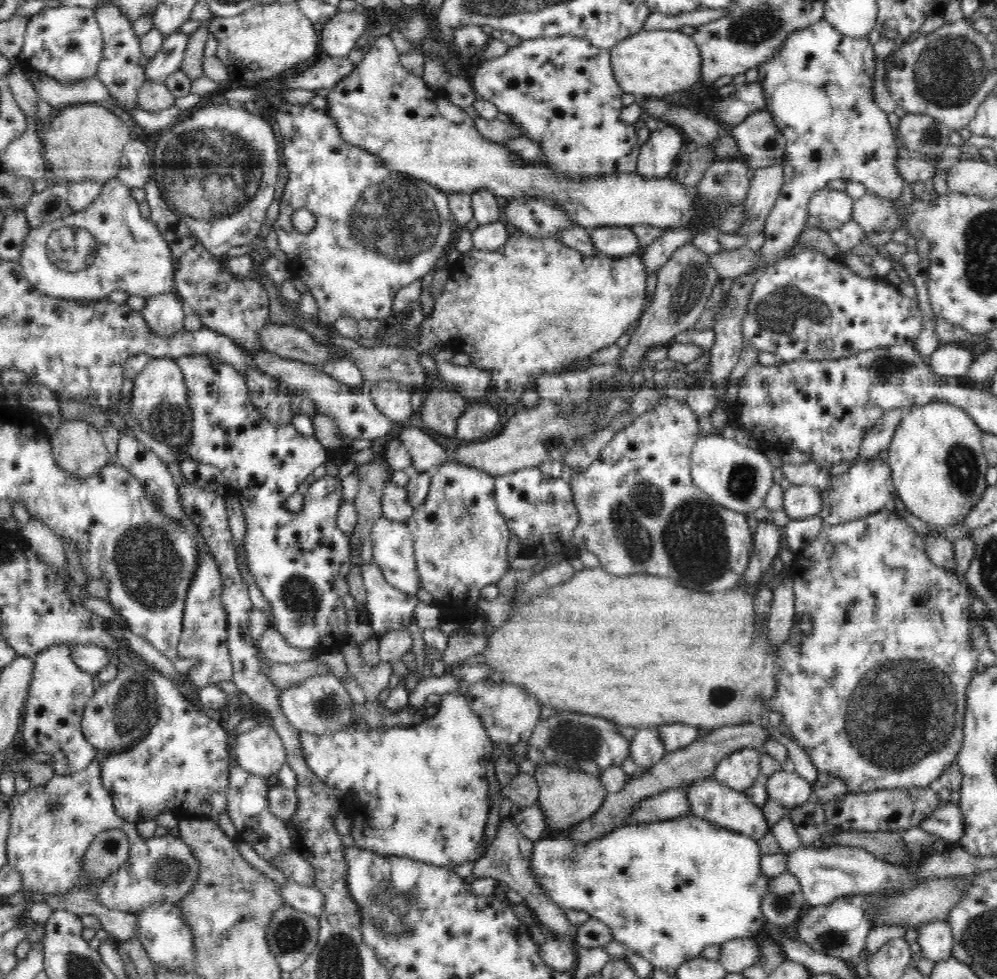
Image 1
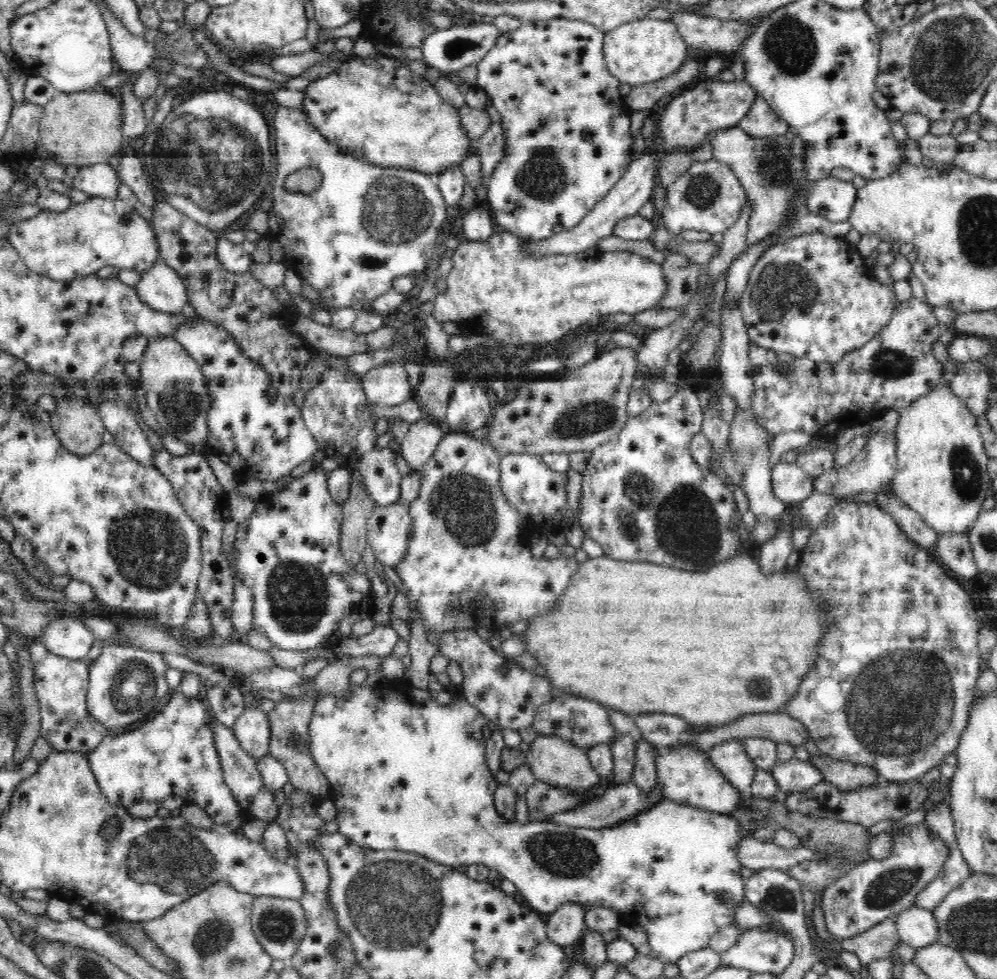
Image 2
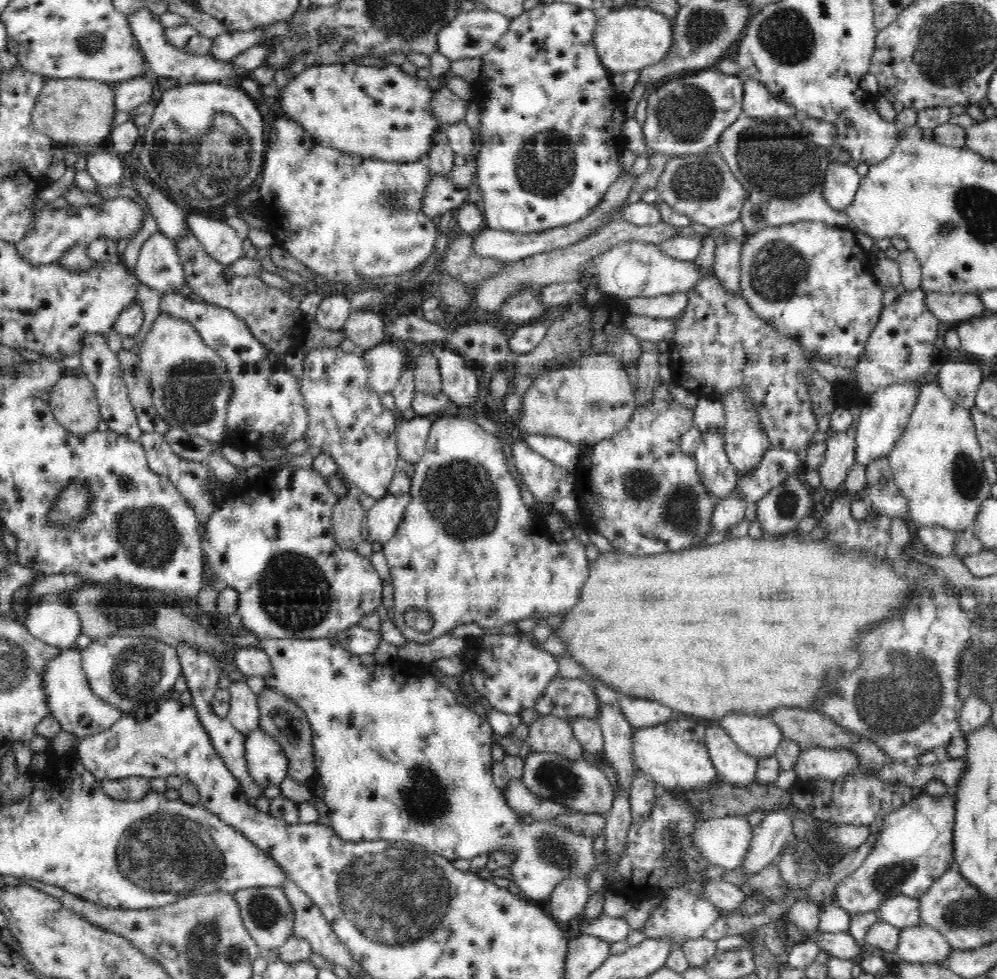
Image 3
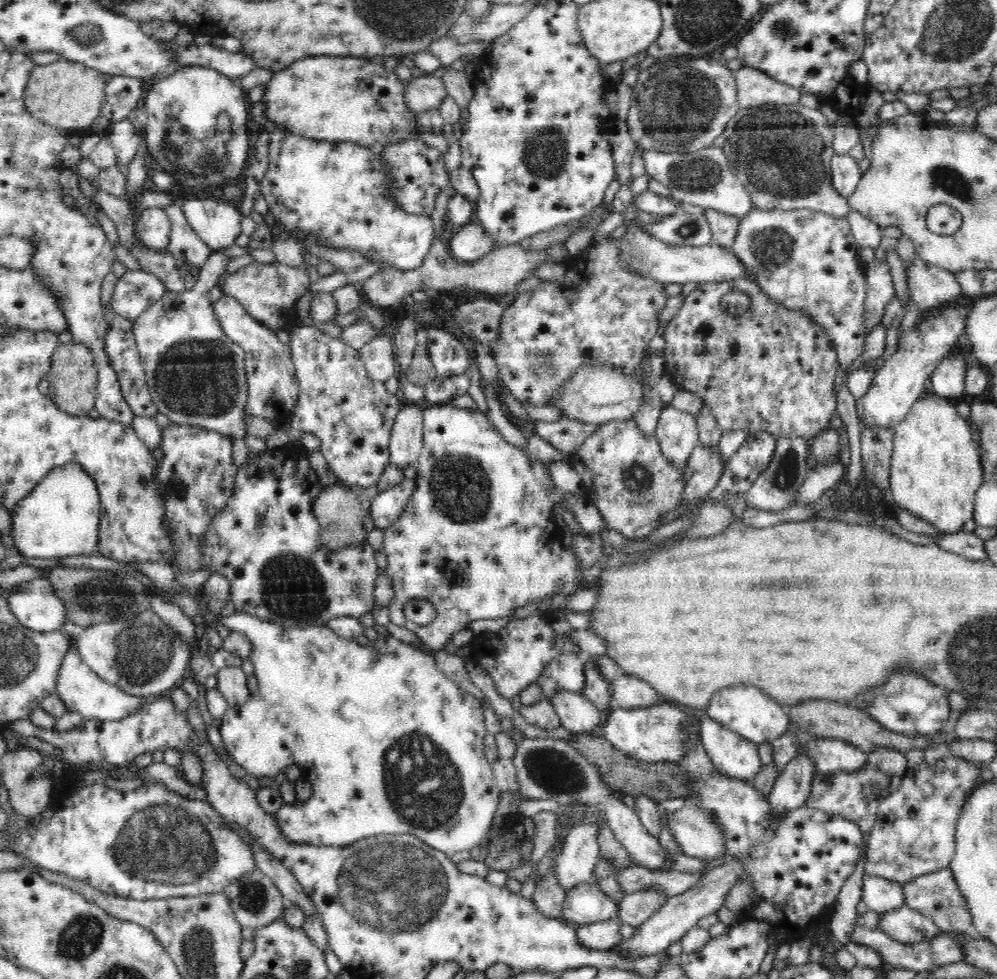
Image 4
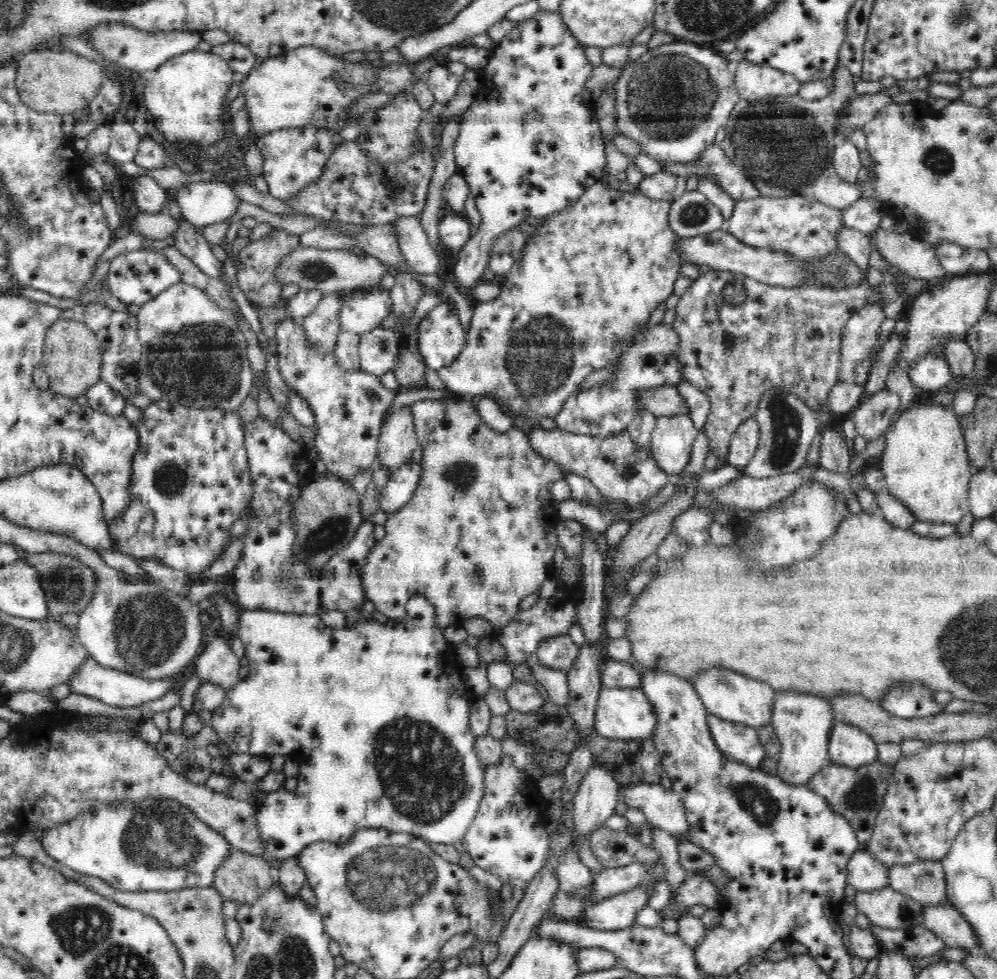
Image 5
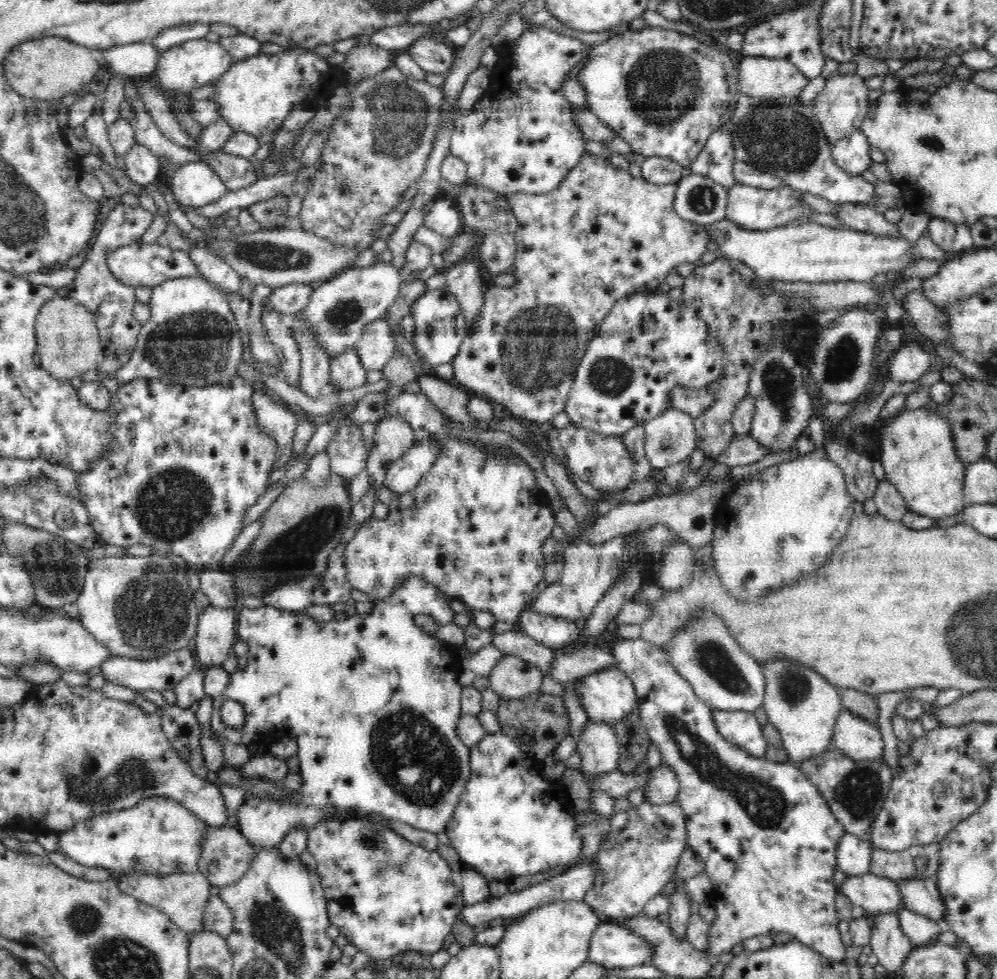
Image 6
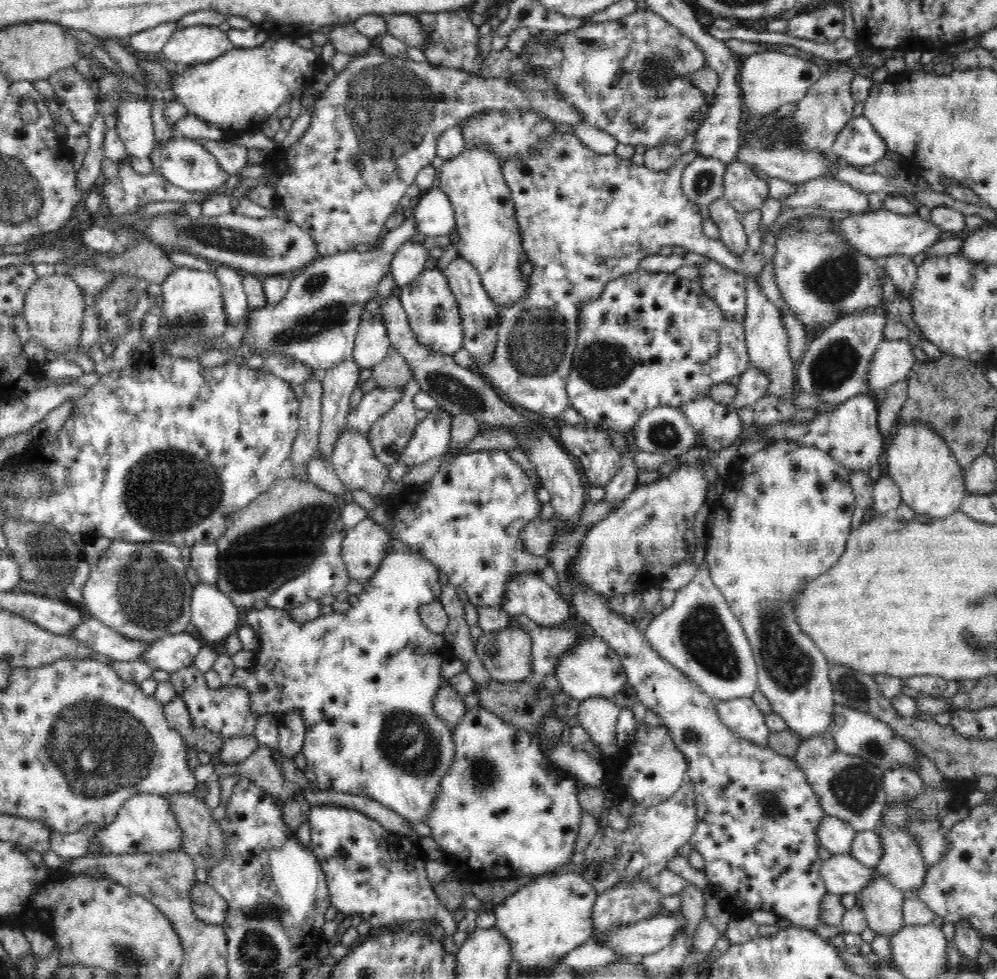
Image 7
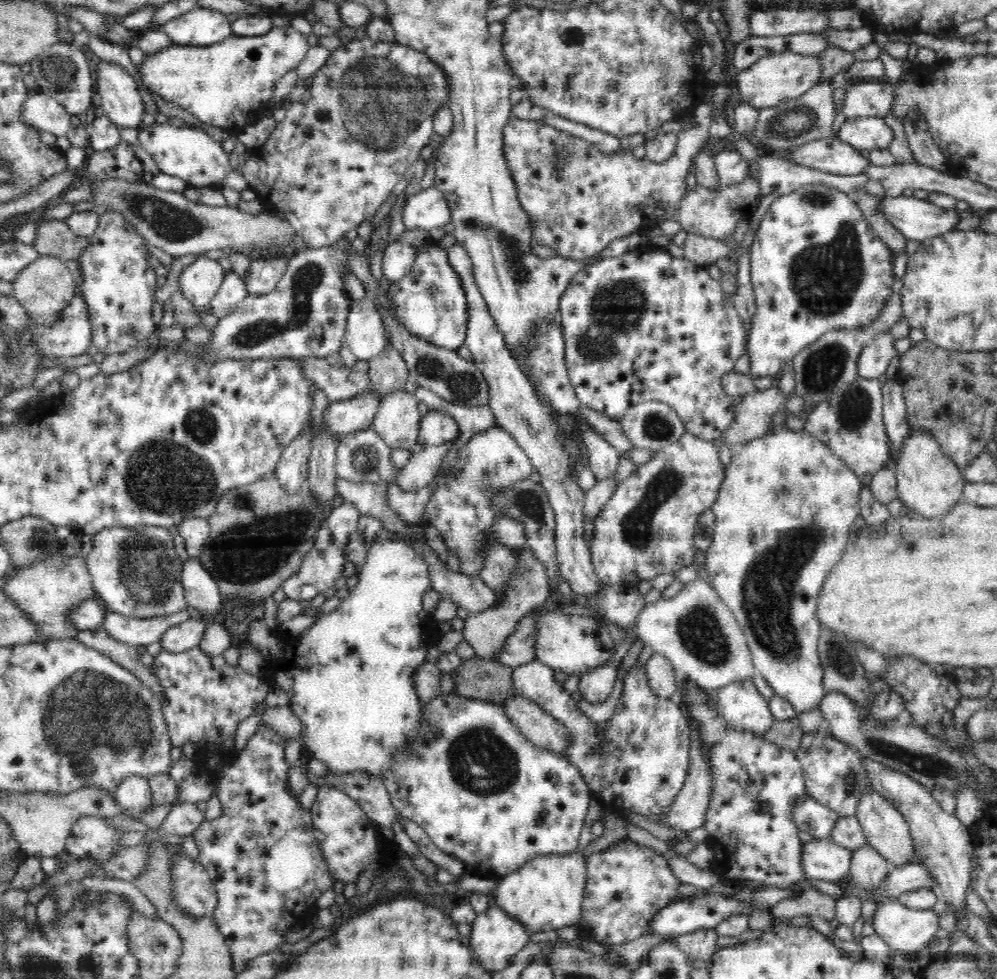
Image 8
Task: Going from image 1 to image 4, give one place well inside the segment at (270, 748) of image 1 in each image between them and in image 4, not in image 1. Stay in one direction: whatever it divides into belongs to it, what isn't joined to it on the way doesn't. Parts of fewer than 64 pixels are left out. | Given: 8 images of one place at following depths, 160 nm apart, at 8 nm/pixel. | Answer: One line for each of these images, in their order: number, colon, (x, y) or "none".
2: (251, 728)
3: (243, 713)
4: (232, 682)

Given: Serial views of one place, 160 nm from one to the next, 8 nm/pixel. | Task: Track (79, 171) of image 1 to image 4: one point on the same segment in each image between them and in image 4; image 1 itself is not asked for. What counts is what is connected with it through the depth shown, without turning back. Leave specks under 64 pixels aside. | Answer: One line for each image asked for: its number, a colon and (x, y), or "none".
2: (83, 128)
3: (76, 114)
4: (68, 96)

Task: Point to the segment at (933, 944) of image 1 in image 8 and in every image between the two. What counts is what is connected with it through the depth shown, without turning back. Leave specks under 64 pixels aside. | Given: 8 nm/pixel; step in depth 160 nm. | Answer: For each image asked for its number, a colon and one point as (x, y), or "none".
2: (917, 926)
3: (901, 911)
4: (881, 895)
5: (864, 872)
6: (853, 855)
7: (836, 835)
8: (817, 819)

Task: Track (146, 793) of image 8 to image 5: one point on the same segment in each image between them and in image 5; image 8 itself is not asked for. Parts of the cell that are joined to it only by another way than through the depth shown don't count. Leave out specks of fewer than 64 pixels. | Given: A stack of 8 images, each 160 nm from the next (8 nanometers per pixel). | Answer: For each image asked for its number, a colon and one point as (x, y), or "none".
5: (158, 844)
6: (158, 836)
7: (145, 824)

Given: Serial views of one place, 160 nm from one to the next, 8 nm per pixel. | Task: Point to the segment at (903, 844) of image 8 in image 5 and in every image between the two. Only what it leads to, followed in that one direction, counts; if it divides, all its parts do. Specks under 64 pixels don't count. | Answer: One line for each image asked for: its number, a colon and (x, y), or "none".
5: (945, 921)
6: (922, 896)
7: (901, 864)

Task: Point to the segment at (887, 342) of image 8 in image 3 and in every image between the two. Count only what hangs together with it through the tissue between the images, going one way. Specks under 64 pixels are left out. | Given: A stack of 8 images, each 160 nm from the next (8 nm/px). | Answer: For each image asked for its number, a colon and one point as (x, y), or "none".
3: (959, 380)
4: (947, 380)
5: (931, 373)
6: (906, 364)
7: (891, 362)

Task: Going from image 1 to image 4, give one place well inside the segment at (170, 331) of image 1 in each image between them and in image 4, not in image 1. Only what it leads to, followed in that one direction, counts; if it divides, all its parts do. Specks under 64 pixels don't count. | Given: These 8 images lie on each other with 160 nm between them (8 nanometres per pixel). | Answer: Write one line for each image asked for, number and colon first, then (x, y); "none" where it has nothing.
2: (160, 286)
3: (158, 265)
4: (152, 227)

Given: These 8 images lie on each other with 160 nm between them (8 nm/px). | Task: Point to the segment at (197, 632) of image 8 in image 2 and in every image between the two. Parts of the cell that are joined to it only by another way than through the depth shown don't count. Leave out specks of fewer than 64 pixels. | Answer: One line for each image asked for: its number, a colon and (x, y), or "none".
2: (61, 684)
3: (78, 710)
4: (78, 687)
5: (113, 687)
6: (163, 672)
7: (173, 651)

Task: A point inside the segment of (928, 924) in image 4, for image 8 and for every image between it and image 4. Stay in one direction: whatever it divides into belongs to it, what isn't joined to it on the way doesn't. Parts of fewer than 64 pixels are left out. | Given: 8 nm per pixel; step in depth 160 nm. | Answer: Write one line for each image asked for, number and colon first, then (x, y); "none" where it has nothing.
5: (885, 907)
6: (875, 894)
7: (842, 874)
8: (821, 859)

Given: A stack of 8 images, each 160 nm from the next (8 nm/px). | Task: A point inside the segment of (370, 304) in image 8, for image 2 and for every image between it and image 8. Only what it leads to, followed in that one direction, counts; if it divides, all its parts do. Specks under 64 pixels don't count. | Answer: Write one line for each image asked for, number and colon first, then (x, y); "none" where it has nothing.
2: (386, 386)
3: (385, 361)
4: (378, 356)
5: (378, 350)
6: (377, 345)
7: (372, 343)

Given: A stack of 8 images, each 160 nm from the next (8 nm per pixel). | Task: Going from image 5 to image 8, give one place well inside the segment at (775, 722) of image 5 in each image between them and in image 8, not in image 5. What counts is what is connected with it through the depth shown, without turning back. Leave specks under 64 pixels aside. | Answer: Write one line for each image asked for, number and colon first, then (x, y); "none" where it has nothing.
6: (802, 705)
7: (784, 516)
8: (783, 513)

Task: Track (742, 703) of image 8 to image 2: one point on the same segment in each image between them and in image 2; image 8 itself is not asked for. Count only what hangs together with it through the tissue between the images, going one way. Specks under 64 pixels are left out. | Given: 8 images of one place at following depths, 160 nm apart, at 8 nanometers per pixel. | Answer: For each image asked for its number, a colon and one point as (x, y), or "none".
2: (729, 757)
3: (733, 766)
4: (735, 756)
5: (740, 742)
6: (741, 728)
7: (740, 714)

